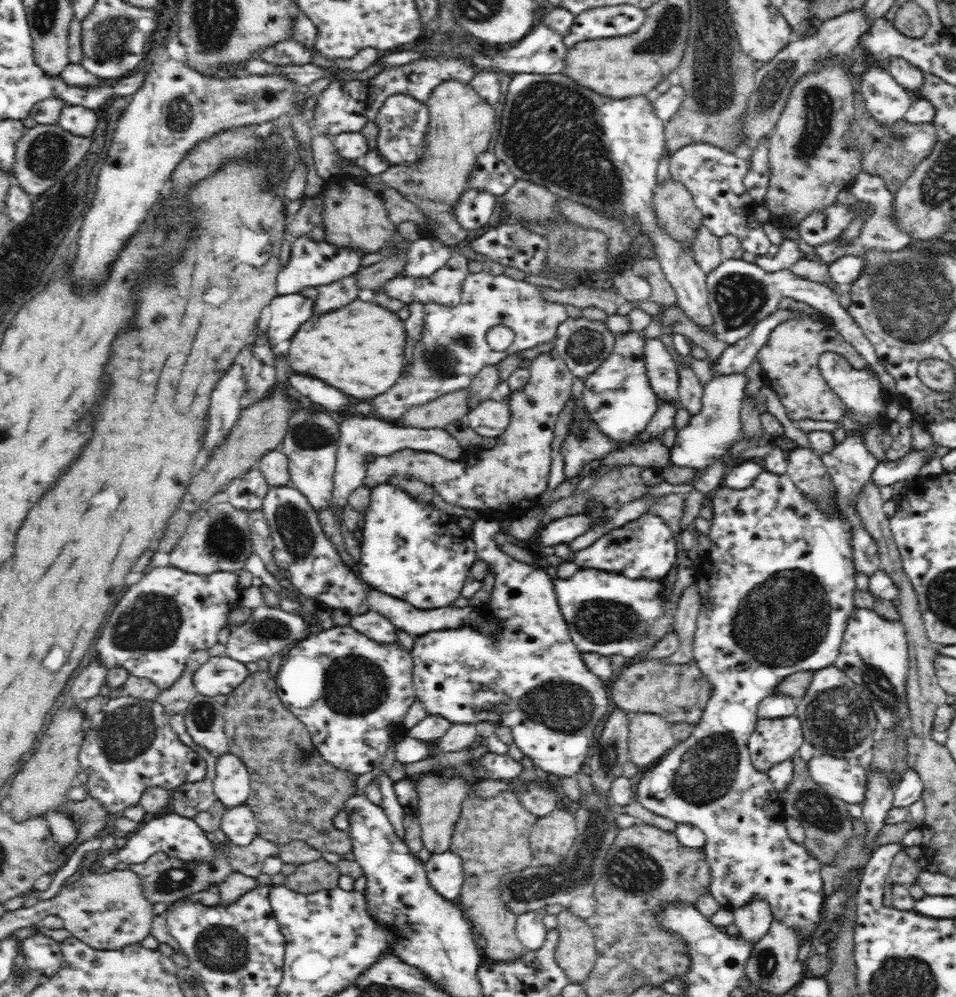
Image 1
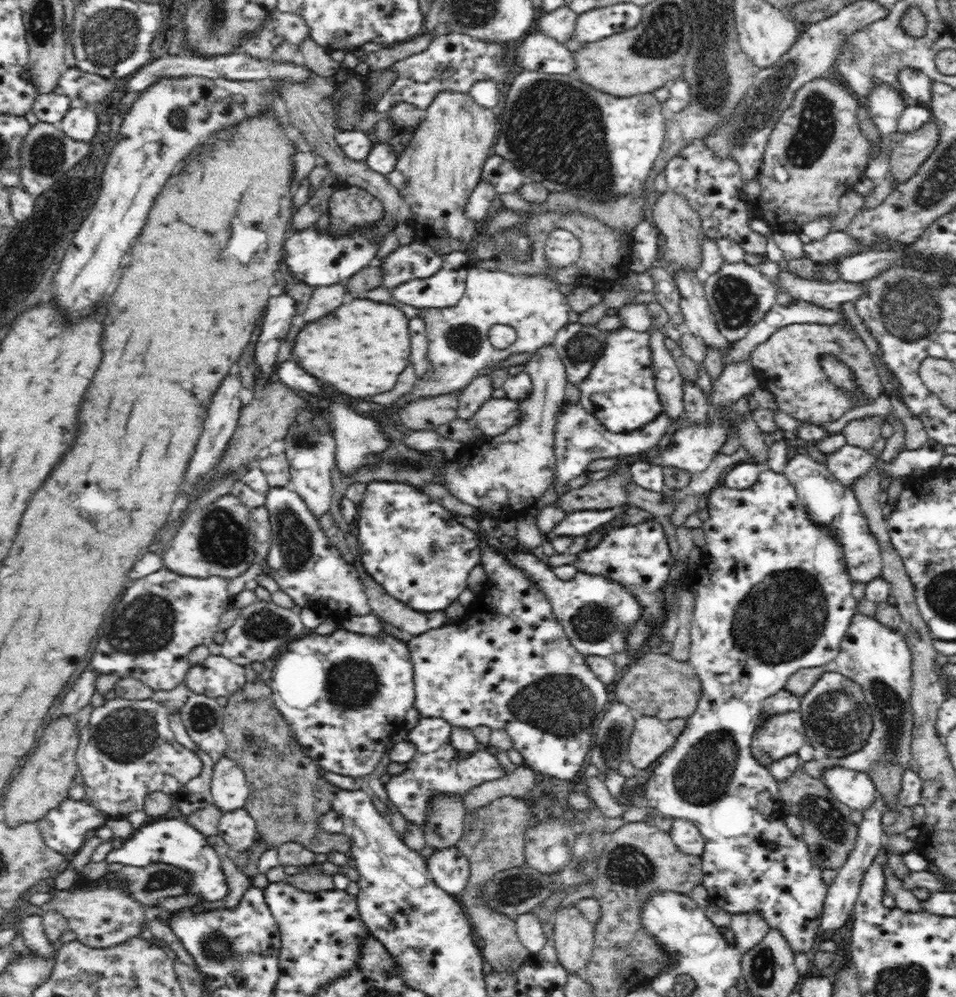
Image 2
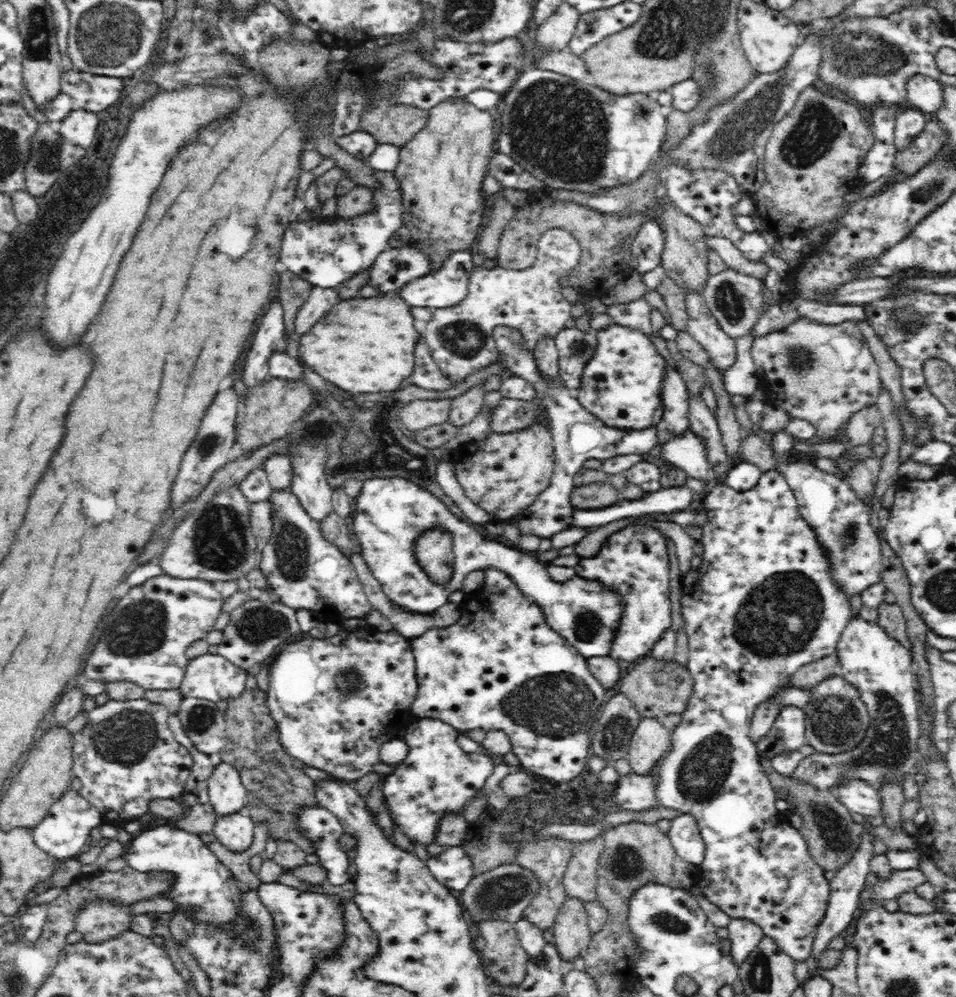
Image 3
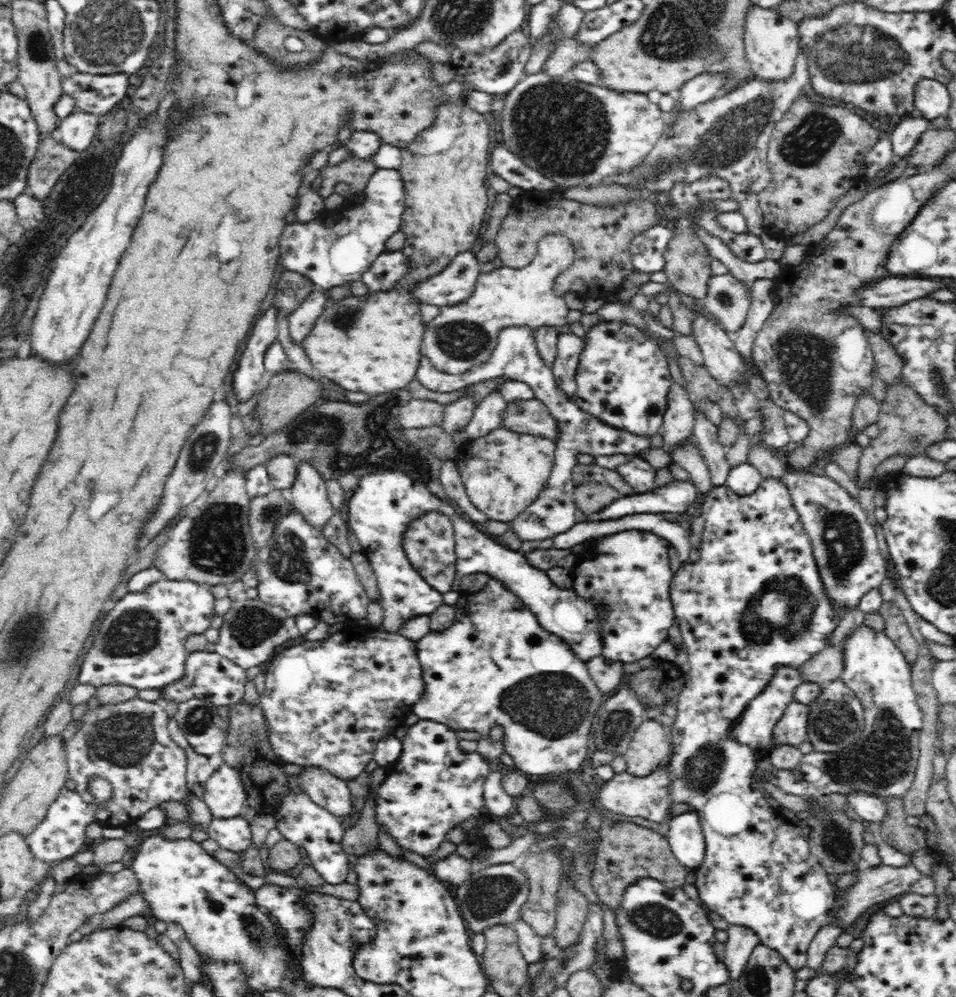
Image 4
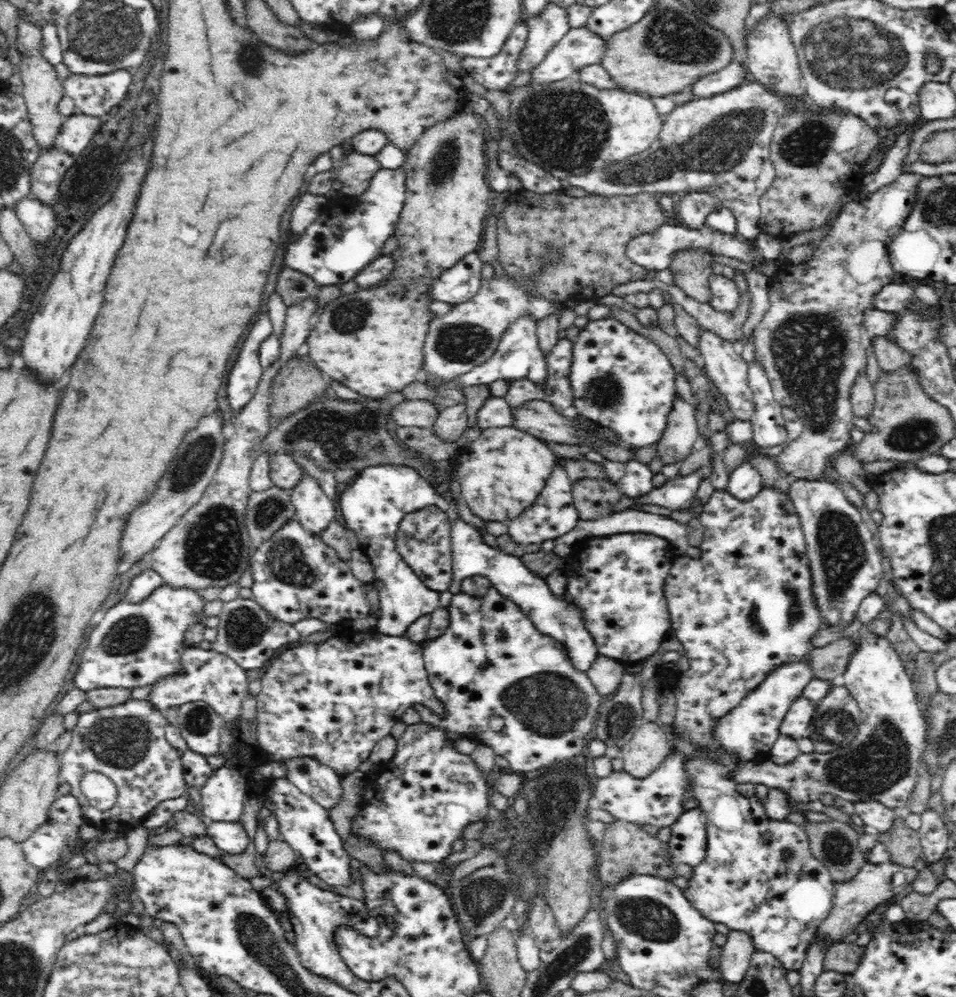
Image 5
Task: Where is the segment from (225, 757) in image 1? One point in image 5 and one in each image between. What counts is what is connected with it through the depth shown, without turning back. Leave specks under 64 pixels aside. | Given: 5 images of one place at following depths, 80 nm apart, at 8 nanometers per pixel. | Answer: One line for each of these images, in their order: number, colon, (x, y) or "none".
2: (228, 786)
3: (226, 793)
4: (224, 793)
5: (222, 797)

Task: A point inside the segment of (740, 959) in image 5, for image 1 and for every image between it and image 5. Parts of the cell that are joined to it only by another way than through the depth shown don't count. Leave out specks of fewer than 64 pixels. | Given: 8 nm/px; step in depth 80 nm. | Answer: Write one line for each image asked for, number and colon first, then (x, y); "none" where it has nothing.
1: (753, 920)
2: (749, 929)
3: (744, 935)
4: (741, 942)

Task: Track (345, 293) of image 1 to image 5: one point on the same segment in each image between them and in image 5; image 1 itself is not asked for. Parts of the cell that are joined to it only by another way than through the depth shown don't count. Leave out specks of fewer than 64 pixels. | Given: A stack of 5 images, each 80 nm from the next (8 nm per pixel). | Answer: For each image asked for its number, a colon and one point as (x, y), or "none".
2: (324, 299)
3: (320, 300)
4: (300, 321)
5: (209, 548)

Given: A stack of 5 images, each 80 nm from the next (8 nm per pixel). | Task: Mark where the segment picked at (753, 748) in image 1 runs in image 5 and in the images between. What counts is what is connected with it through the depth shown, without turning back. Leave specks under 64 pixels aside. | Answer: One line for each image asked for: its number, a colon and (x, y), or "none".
2: (783, 734)
3: (787, 733)
4: (792, 728)
5: (797, 721)

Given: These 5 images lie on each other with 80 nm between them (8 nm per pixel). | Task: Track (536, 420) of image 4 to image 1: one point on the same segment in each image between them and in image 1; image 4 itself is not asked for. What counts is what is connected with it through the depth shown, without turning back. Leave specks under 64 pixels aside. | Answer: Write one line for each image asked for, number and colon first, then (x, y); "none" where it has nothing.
1: (490, 418)
2: (496, 416)
3: (511, 414)

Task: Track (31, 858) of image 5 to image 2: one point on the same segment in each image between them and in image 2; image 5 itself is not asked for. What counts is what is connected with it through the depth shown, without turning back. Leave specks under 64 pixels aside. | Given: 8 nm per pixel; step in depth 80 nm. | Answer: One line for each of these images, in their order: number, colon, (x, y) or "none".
2: (65, 829)
3: (63, 832)
4: (60, 835)

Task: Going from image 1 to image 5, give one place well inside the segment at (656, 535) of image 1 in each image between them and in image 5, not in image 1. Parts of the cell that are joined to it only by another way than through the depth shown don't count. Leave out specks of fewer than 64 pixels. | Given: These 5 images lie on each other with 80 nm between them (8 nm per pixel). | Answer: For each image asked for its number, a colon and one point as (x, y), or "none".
2: (639, 556)
3: (635, 559)
4: (630, 573)
5: (617, 582)

